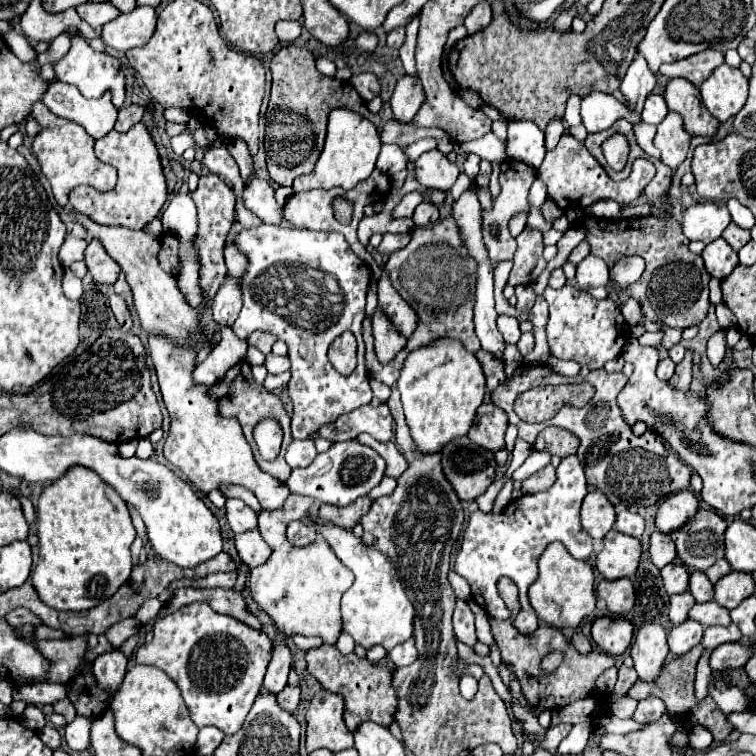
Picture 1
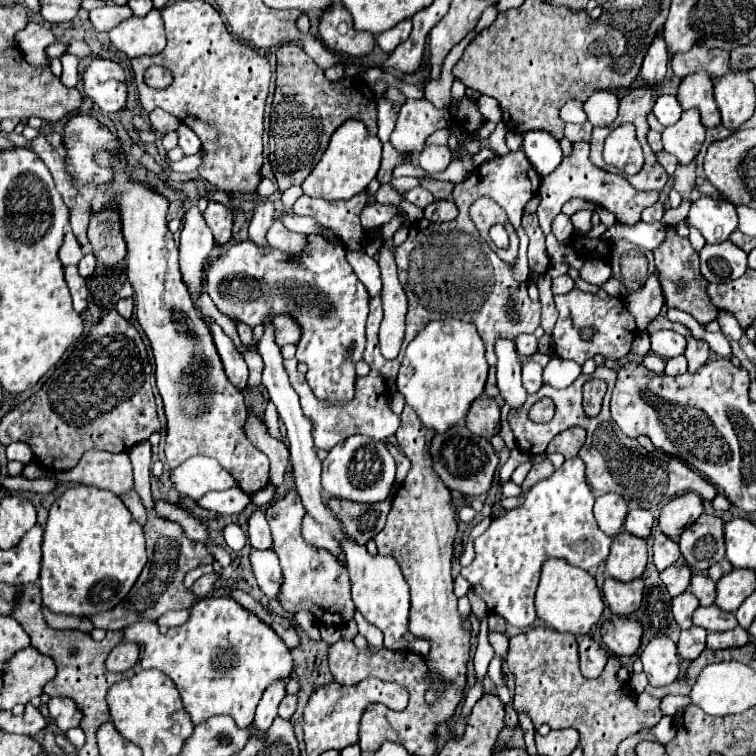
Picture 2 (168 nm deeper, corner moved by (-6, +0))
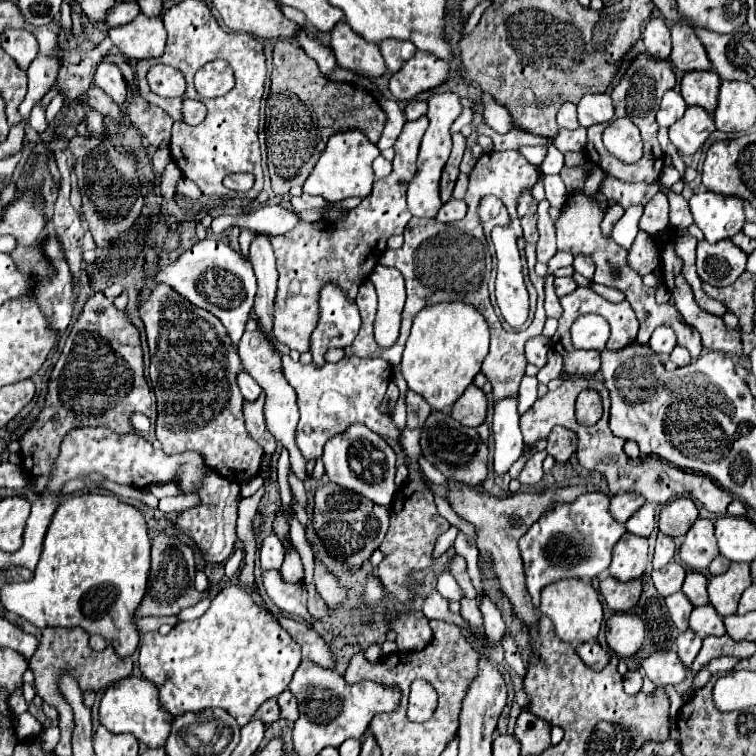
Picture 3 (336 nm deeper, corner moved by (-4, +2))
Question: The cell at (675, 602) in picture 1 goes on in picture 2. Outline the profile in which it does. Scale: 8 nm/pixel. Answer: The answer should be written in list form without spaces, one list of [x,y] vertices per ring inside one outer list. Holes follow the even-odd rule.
[[[684,591],[682,595],[672,599],[672,613],[674,613],[676,623],[682,629],[692,627],[692,613],[696,611],[696,607],[698,607],[698,599],[690,591]]]

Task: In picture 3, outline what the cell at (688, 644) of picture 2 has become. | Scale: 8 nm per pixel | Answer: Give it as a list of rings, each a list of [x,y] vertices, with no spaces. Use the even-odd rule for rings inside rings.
[[[684,631],[678,635],[676,639],[676,645],[678,645],[678,655],[682,659],[682,663],[686,667],[692,665],[692,661],[696,659],[698,651],[700,651],[700,645],[702,645],[702,639],[694,633],[694,631]]]

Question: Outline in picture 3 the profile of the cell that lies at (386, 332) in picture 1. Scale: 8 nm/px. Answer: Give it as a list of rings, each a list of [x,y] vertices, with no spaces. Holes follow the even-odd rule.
[[[376,265],[370,275],[370,281],[374,283],[376,293],[378,293],[374,335],[376,335],[376,343],[382,349],[386,349],[386,347],[392,347],[392,343],[396,343],[398,339],[400,313],[406,299],[404,277],[400,275],[400,271],[392,267]]]

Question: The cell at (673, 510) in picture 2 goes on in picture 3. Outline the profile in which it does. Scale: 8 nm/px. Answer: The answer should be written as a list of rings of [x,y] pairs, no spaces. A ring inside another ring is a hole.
[[[678,497],[660,511],[658,527],[664,535],[680,541],[696,519],[698,519],[698,509],[694,501],[688,497]]]

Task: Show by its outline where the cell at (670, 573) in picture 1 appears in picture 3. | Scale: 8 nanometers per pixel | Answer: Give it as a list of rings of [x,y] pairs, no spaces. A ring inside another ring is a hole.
[[[676,561],[668,563],[668,567],[664,567],[664,569],[658,569],[658,571],[654,569],[652,571],[652,583],[662,597],[668,597],[668,595],[680,591],[680,587],[684,583],[684,577],[686,577],[686,571]]]

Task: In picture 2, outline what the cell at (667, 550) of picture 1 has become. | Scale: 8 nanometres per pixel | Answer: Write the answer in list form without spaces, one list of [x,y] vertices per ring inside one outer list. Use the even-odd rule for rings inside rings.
[[[658,533],[654,537],[654,545],[652,545],[652,559],[654,559],[654,565],[658,571],[664,571],[666,567],[670,567],[672,563],[676,563],[680,557],[680,549],[678,549],[678,541],[664,535],[664,533]]]

